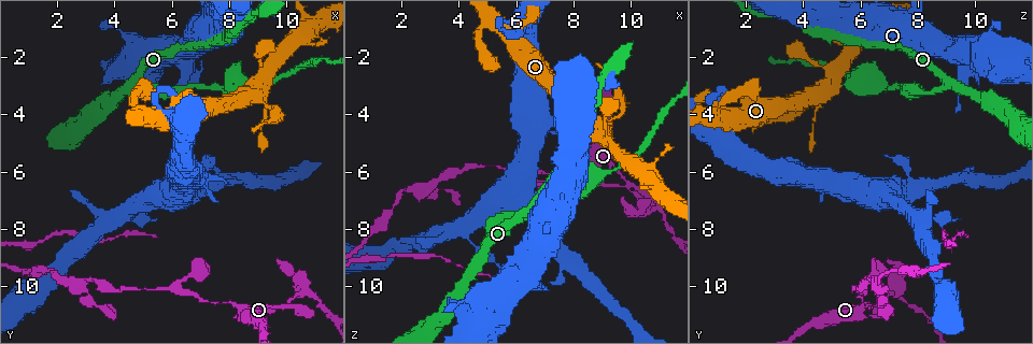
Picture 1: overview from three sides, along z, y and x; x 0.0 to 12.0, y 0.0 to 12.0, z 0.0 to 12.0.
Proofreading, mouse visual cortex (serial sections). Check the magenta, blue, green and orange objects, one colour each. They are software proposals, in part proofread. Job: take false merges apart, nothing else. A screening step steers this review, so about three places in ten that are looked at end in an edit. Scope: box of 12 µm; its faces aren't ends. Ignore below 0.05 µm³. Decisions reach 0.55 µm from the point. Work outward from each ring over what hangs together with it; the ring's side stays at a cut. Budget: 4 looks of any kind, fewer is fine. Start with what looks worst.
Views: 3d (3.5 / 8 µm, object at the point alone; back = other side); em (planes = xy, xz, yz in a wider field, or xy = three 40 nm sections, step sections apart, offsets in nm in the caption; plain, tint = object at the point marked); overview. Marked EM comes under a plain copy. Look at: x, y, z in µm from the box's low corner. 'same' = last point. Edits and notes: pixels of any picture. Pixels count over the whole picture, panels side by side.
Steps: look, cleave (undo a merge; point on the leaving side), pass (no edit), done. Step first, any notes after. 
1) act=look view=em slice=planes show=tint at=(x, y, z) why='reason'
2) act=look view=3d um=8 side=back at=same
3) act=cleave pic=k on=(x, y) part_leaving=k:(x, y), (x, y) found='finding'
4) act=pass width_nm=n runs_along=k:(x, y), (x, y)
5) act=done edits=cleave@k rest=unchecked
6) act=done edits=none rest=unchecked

act=look view=em slice=xy step=1 show=tint at=(10.0, 10.6, 6.5) why='two arms in line, one across'

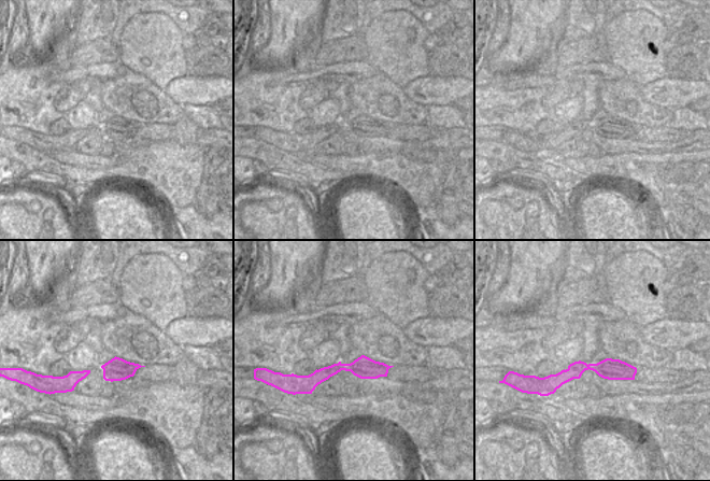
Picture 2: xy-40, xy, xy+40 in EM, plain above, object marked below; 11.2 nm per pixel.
act=look view=3d um=3.5 at=same why='wider look'

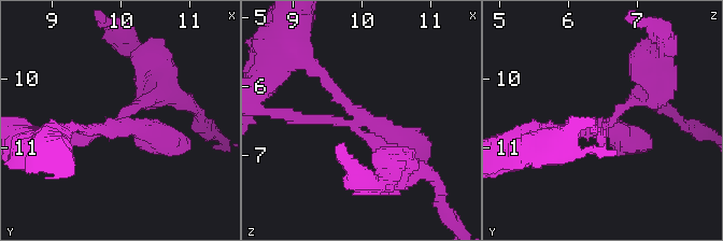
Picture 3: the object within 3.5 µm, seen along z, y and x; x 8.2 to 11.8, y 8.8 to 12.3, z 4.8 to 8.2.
act=cleave pic=3 on=(314, 119) arm_widths_nm=150,150,400 found='two cells meet here'

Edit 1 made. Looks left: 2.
act=look view=em slice=xy step=2 show=tint at=(9.1, 3.5, 4.4) why='sharp bend'

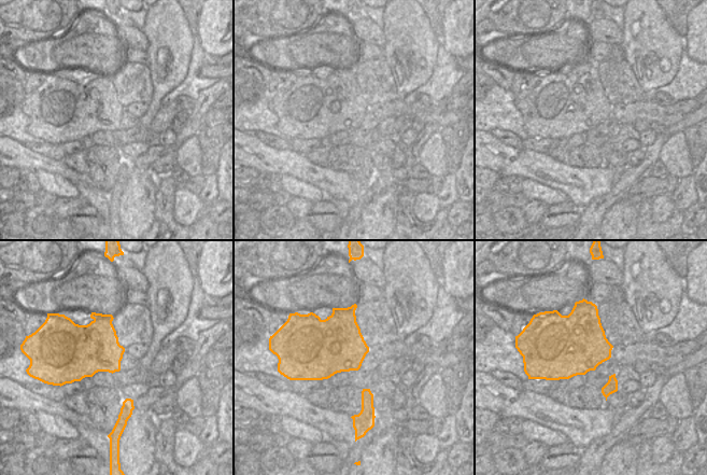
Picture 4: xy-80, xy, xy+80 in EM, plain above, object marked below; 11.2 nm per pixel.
act=look view=3d um=3.5 at=same

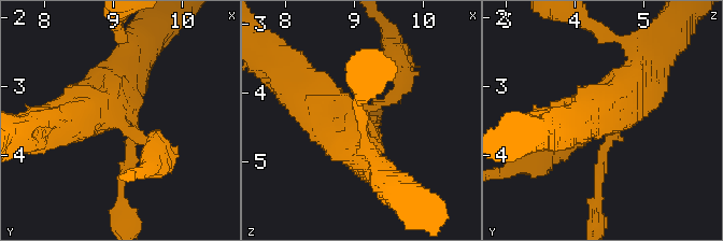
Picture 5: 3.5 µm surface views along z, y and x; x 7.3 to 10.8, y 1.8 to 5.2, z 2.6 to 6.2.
act=pass runs_along=5:(288, 80), (378, 168) found='continuous, no second cell'

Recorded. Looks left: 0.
act=done edits=cleave@3 rest=unchecked

